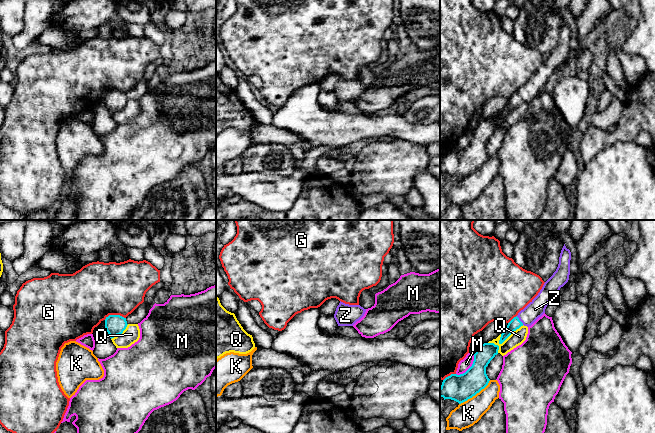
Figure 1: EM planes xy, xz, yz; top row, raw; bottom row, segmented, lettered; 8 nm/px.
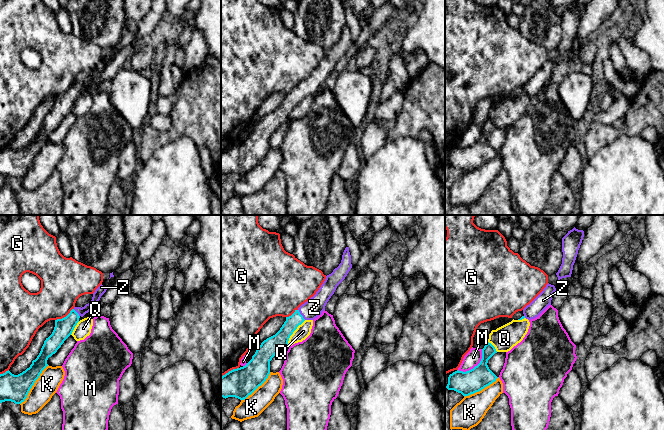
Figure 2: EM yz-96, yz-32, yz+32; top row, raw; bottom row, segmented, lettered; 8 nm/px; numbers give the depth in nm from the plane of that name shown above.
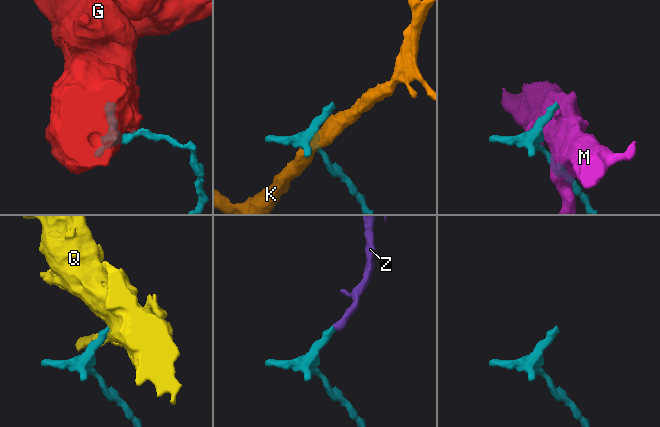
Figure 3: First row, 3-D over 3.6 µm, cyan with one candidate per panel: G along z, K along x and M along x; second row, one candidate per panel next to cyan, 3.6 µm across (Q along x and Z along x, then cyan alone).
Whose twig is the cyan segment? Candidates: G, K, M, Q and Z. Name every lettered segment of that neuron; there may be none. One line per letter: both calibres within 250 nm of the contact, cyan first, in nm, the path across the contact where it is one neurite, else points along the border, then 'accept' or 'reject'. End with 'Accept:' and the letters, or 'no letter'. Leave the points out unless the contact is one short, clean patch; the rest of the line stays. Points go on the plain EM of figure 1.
G: 160 nm thick on the cyan side, 440 nm on the other; reject
K: 220 nm thick on the cyan side, 200 nm on the other; reject
M: 220 nm thick on the cyan side, 90 nm on the other; reject
Q: 90 nm thick on the cyan side, 110 nm on the other; border along yz (523, 101), (514, 106), (501, 119), (488, 119); reject
Z: 90 nm thick on the cyan side, 140 nm on the other; runs through yz (515, 99), (519, 96), (528, 92), (535, 85); accept
Accept: Z

